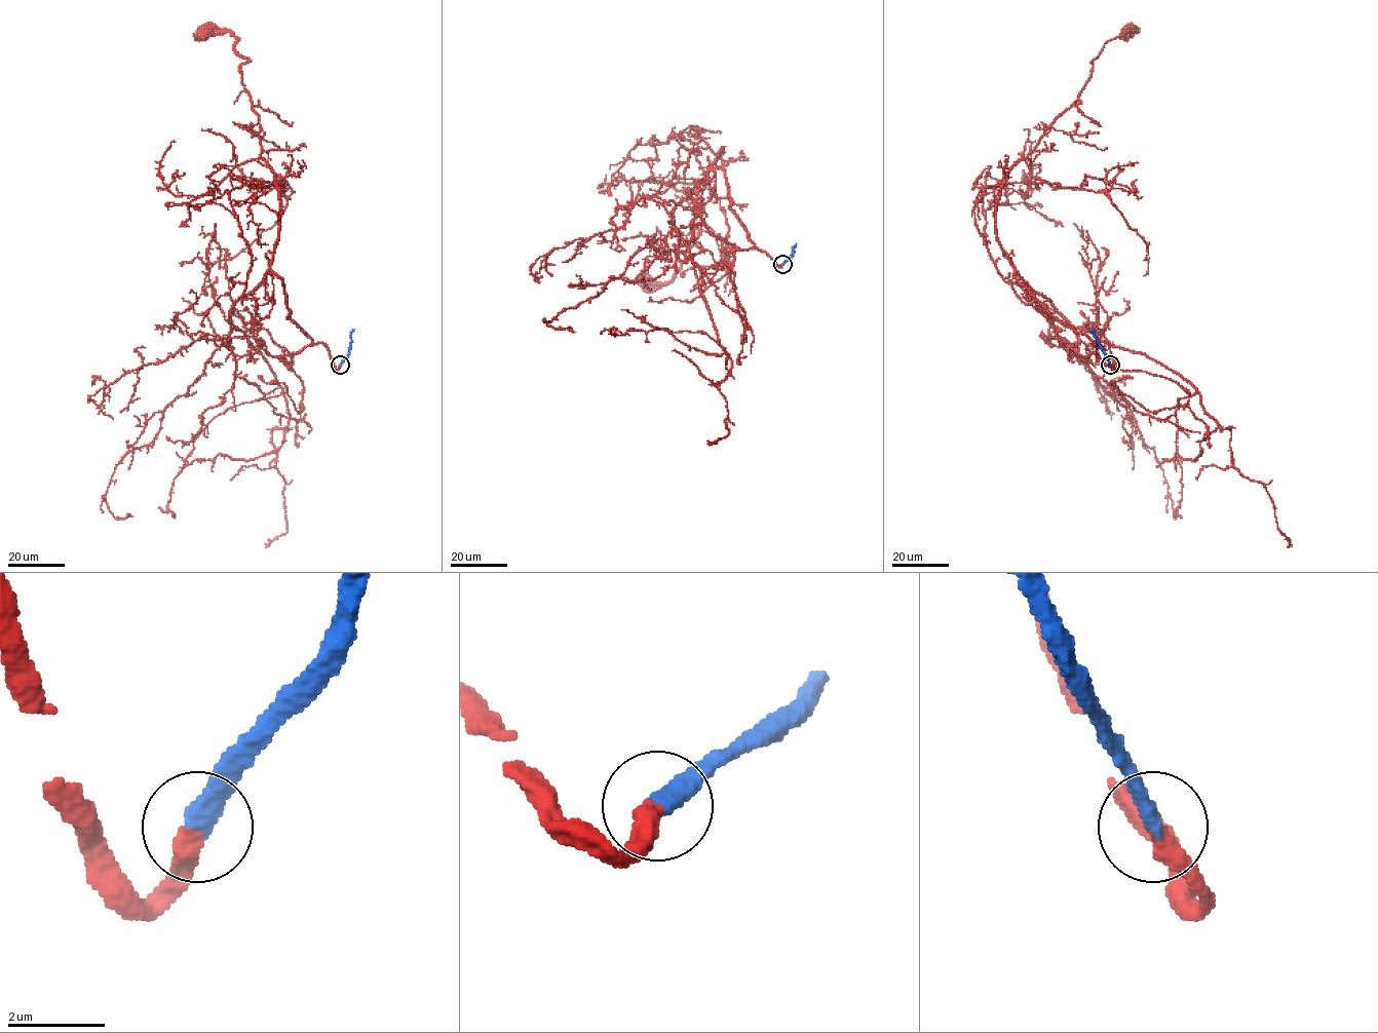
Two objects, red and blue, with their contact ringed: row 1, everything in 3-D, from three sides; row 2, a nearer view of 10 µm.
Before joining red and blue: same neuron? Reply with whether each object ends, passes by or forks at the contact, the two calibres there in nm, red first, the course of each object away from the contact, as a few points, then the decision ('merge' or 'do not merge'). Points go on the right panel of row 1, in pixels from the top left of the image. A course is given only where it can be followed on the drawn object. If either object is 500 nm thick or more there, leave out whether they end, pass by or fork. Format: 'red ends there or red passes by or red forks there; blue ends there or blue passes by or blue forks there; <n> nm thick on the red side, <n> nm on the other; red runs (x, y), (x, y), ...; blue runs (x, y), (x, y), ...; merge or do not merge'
red ends there; blue ends there; 420 nm thick on the red side, 400 nm on the other; red runs (1110, 365), (1098, 343), (1015, 277), (995, 207), (1004, 176), (1078, 99), (1103, 45), (1127, 32); blue runs (1110, 365), (1091, 330); merge

